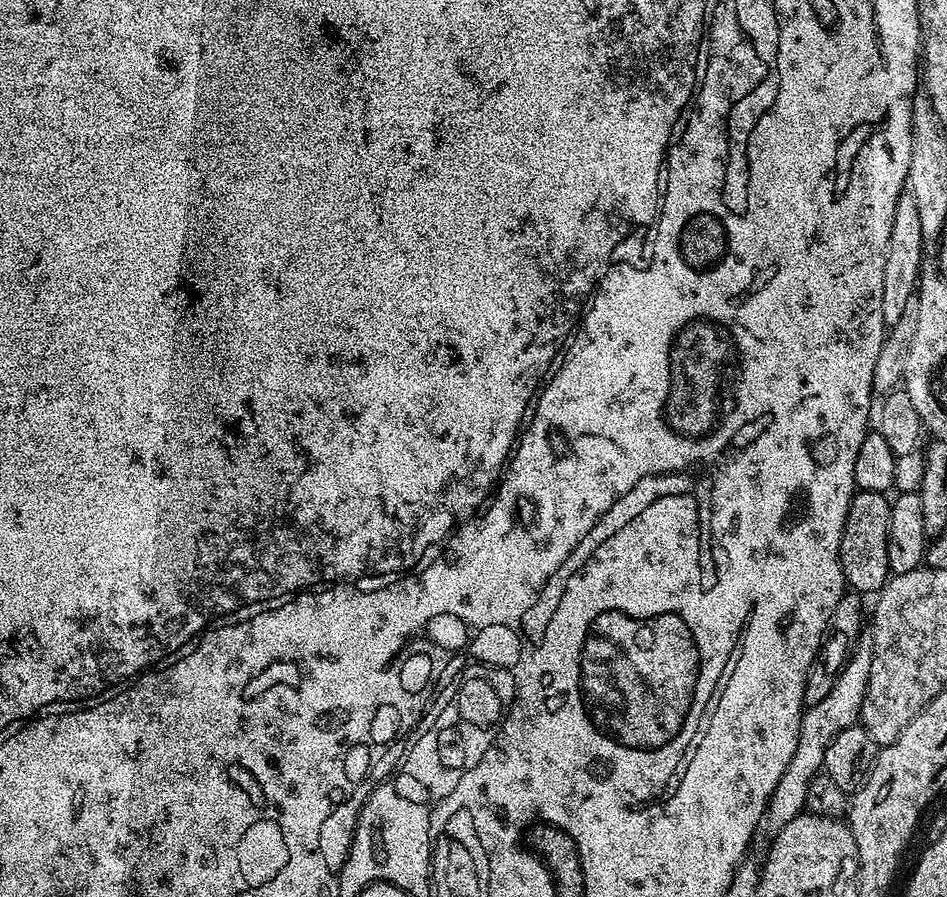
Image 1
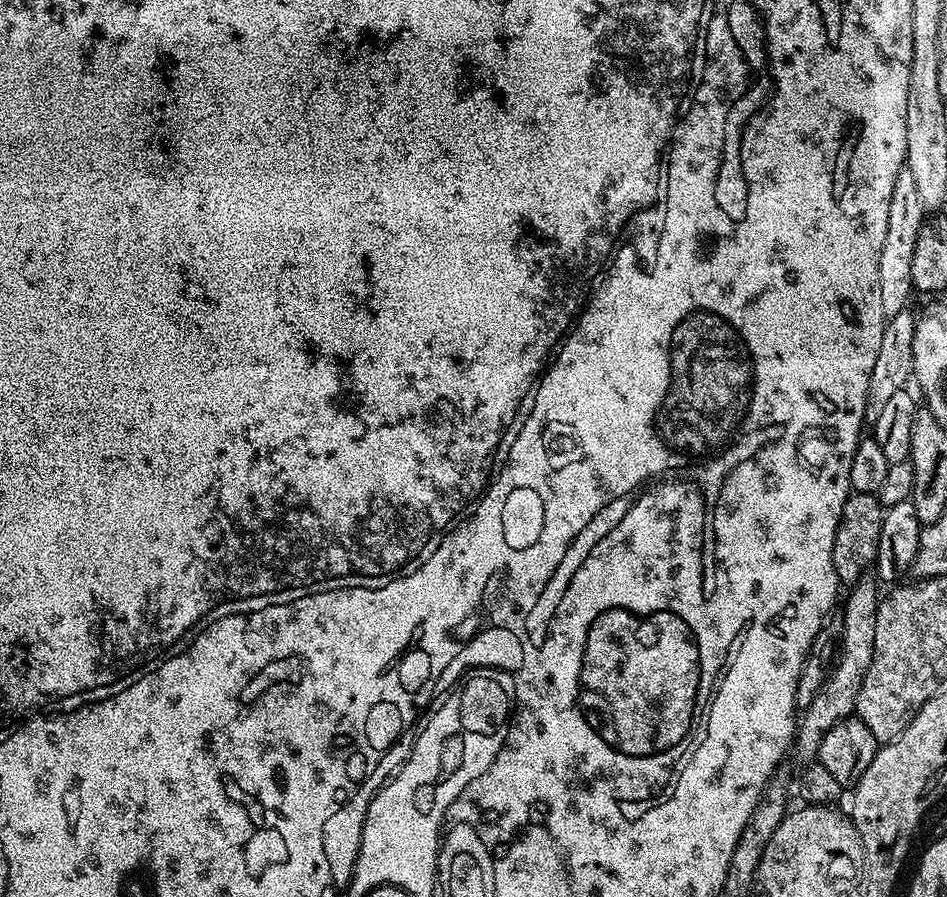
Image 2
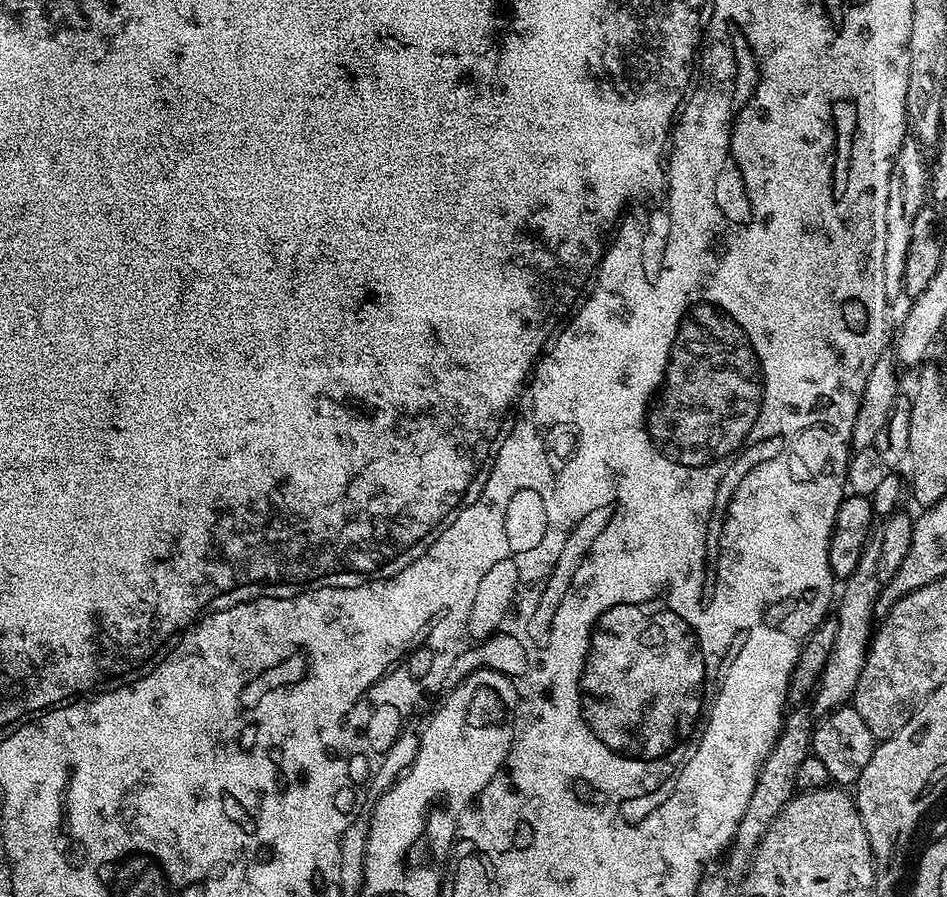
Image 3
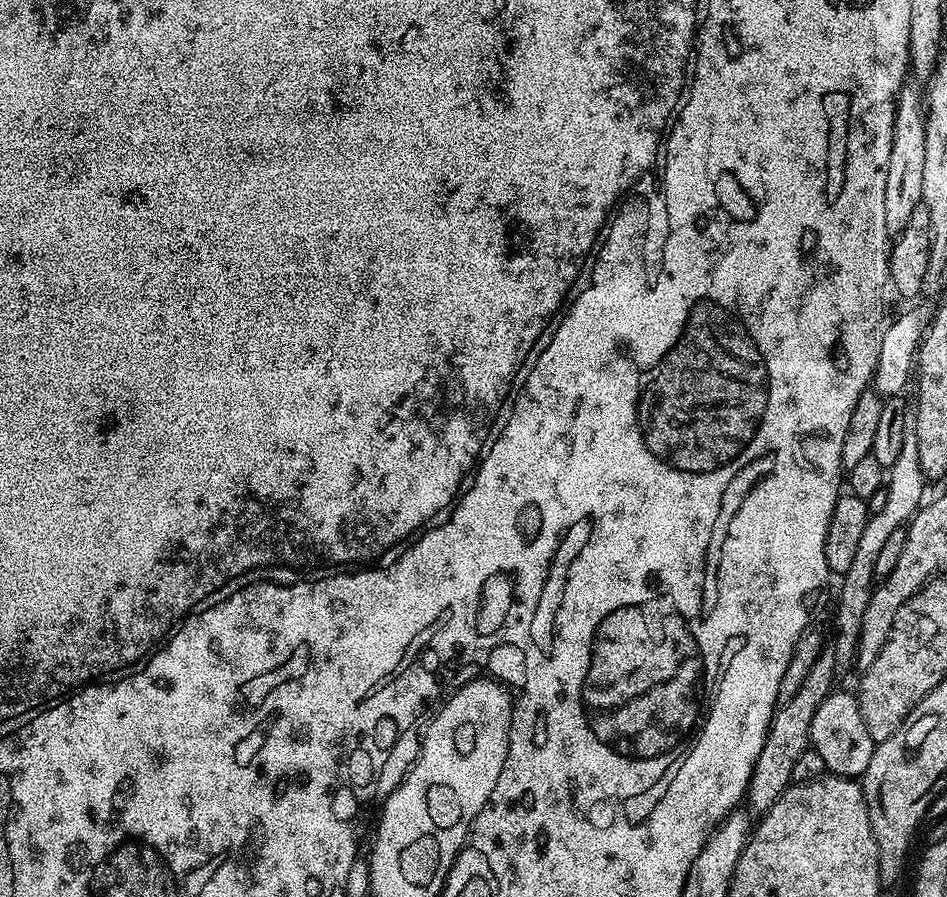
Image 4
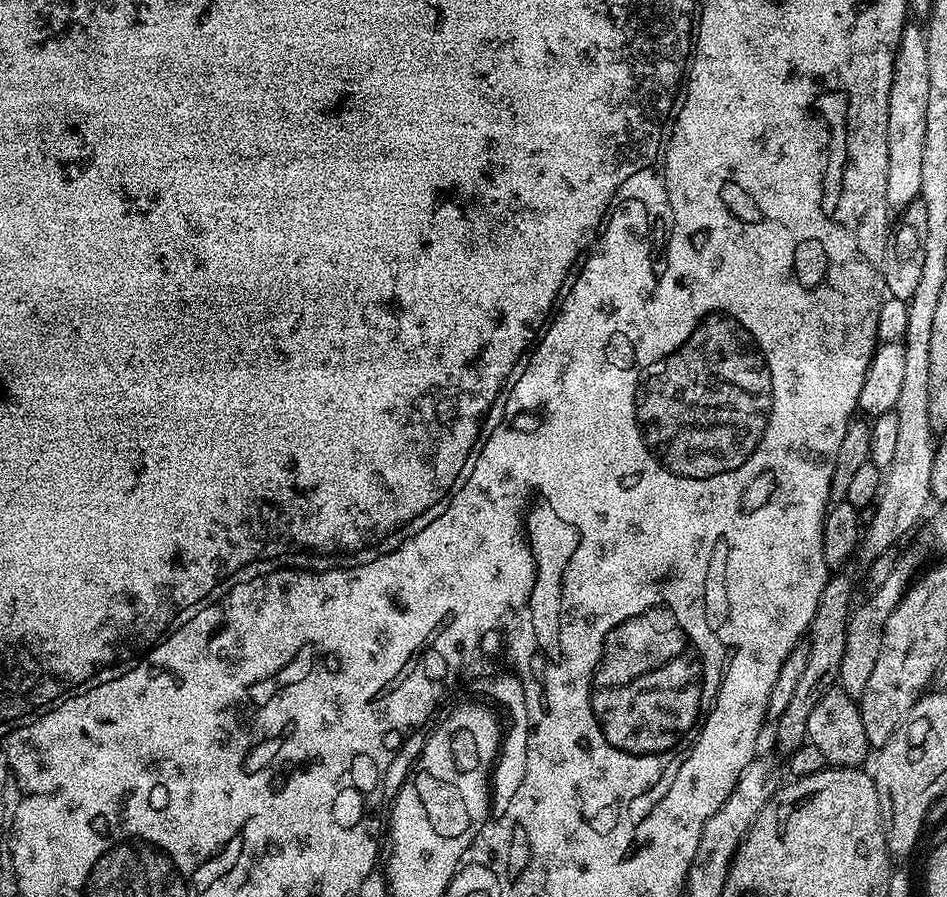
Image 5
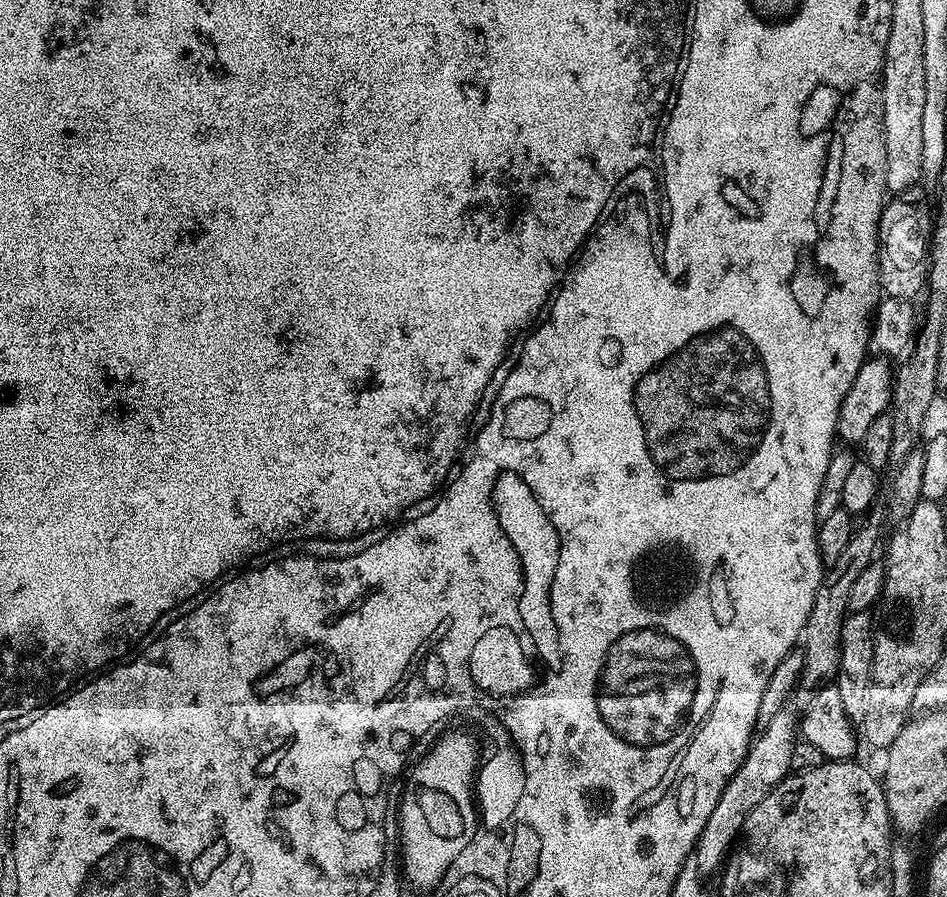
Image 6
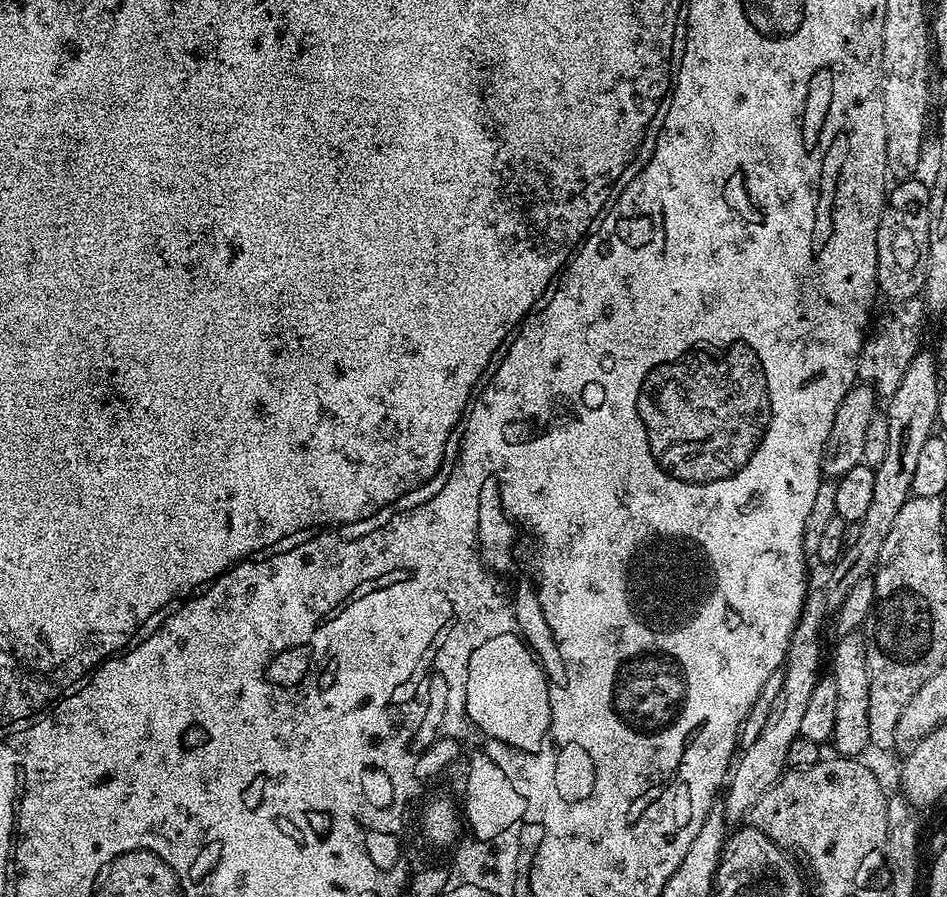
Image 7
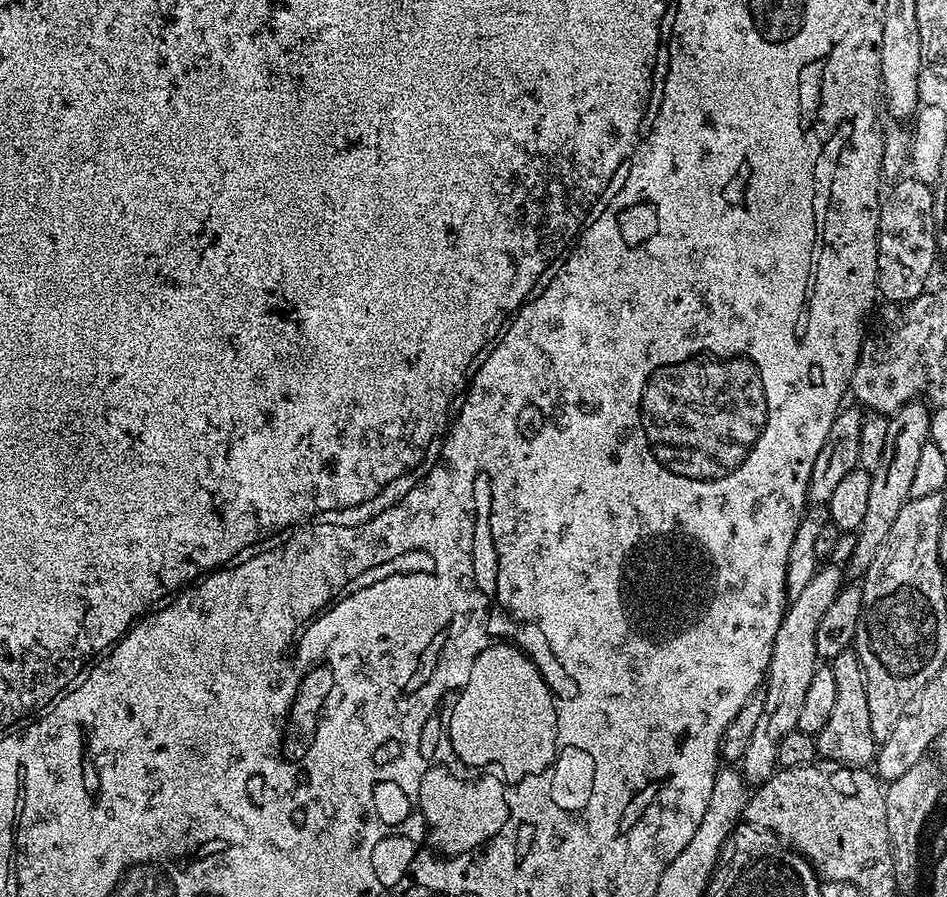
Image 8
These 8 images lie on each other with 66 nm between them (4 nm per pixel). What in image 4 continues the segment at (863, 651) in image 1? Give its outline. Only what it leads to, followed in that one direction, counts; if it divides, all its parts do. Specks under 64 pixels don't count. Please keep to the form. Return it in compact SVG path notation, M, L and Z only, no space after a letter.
M909 426L902 438L902 451L894 466L886 472L886 507L878 514L871 514L866 522L866 530L862 539L858 541L858 550L850 570L843 573L840 584L840 597L836 600L836 663L841 669L852 668L856 659L856 643L862 630L862 614L866 614L866 602L870 602L874 587L874 573L878 566L878 554L882 551L883 544L890 539L894 530L904 528L912 515L925 503L924 487L926 481L922 474L922 466L918 464L918 438L915 427Z

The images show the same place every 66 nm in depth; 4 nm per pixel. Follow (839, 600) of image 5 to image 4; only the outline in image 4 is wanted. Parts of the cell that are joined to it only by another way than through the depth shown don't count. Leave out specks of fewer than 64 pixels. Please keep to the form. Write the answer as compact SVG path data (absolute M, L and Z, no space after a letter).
M835 651L821 652L818 662L810 666L810 674L806 674L802 686L798 686L798 694L794 694L790 702L779 705L773 712L772 725L768 727L762 754L758 754L758 762L748 783L746 808L749 813L768 812L770 806L774 806L774 802L778 802L780 795L793 783L794 762L798 762L798 757L810 746L810 722L814 722L818 706L822 706L822 702L833 692L835 684L832 683L836 680L836 672L838 673L838 665Z

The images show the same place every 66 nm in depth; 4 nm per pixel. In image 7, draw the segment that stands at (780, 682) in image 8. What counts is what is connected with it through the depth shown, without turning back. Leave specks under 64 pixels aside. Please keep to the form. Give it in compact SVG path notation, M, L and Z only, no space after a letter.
M812 594L804 601L800 621L792 632L782 665L782 690L778 690L778 698L774 698L774 706L770 706L770 718L766 718L762 734L754 738L754 746L743 749L731 769L722 805L722 811L729 821L743 821L758 802L758 798L762 798L766 790L773 788L786 771L786 750L790 750L790 742L794 742L800 735L806 705L810 703L810 694L814 694L814 686L822 678L819 628L824 622L824 612L826 613L826 605L823 595Z

